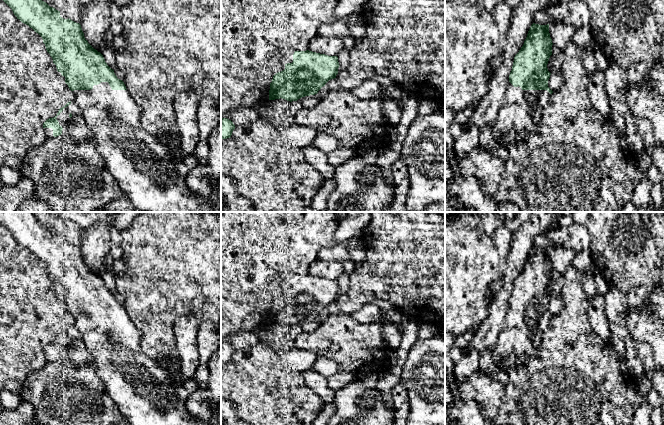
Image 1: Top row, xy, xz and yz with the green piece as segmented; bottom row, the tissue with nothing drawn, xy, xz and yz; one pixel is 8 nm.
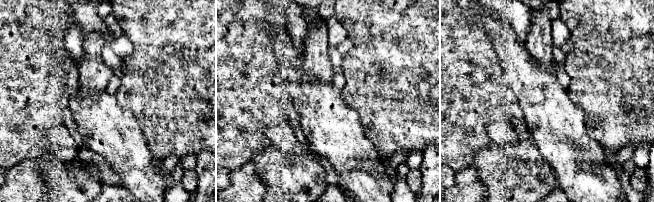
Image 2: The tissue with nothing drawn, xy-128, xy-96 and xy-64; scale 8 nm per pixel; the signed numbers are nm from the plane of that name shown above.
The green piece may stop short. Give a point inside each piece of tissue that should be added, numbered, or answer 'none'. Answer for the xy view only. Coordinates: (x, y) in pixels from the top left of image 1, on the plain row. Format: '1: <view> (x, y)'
1: xy (143, 390)

